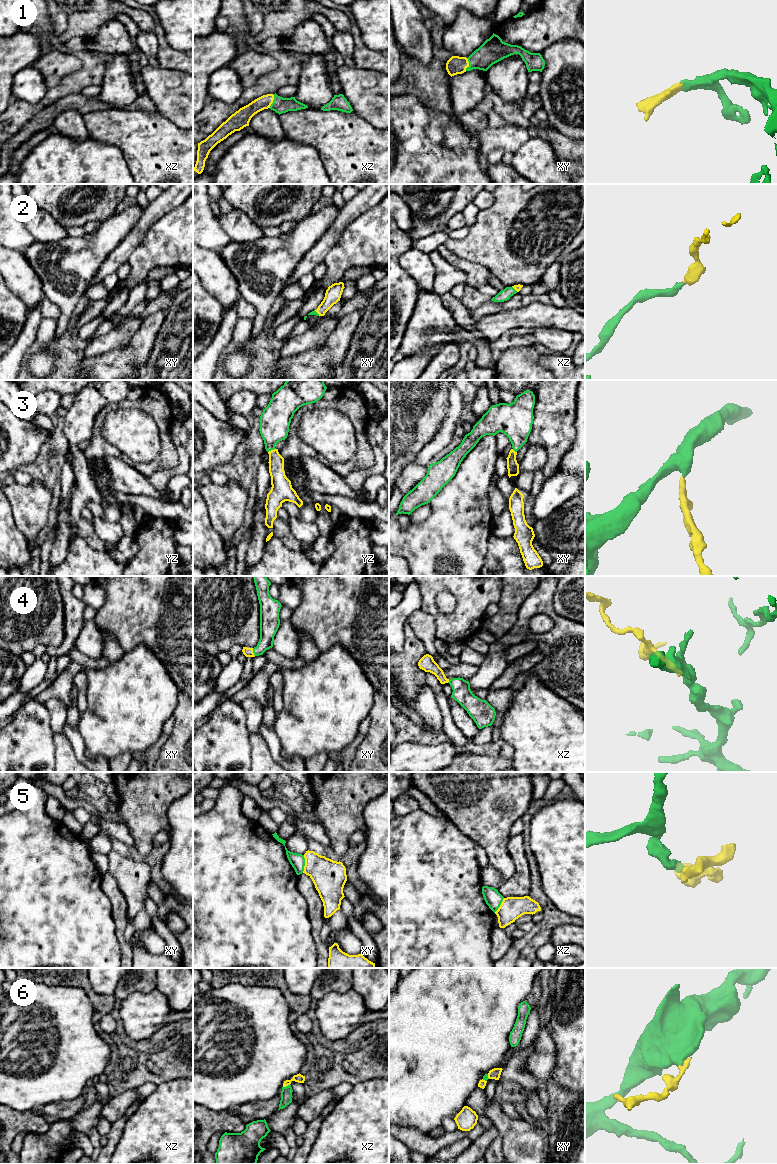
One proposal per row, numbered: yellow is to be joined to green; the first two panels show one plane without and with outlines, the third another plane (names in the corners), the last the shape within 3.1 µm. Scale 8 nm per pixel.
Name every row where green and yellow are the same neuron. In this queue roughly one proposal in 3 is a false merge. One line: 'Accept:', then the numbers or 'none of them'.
Accept: 1, 2, 3, 4

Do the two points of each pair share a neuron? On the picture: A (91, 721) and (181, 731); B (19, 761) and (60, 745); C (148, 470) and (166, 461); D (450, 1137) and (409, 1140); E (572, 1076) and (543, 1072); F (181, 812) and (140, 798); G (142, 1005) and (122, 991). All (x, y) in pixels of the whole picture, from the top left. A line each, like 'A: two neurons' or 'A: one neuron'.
A: two neurons
B: two neurons
C: one neuron
D: one neuron
E: two neurons
F: two neurons
G: two neurons

